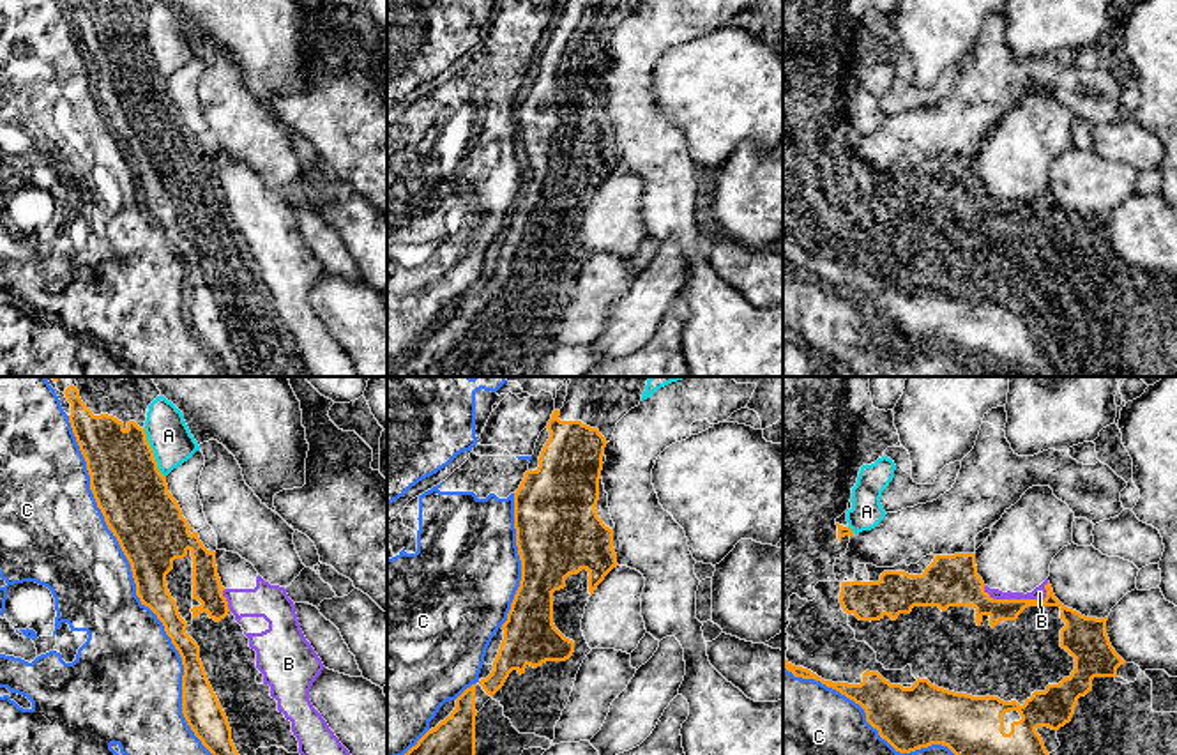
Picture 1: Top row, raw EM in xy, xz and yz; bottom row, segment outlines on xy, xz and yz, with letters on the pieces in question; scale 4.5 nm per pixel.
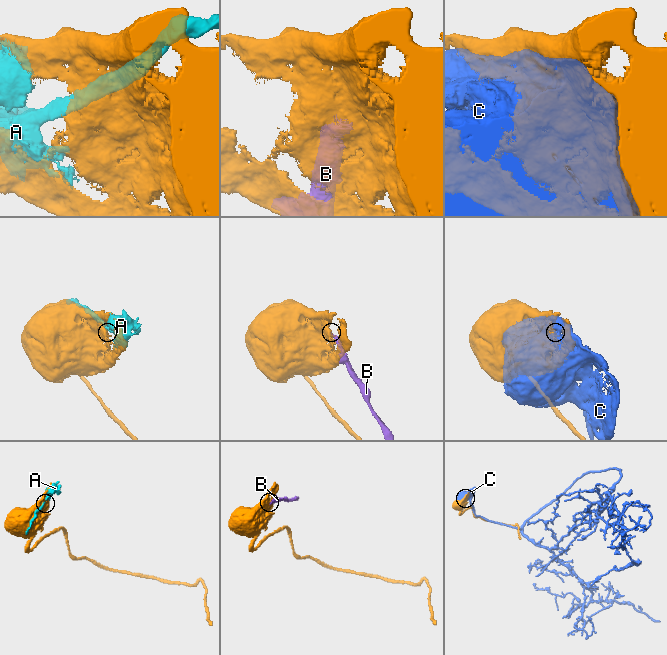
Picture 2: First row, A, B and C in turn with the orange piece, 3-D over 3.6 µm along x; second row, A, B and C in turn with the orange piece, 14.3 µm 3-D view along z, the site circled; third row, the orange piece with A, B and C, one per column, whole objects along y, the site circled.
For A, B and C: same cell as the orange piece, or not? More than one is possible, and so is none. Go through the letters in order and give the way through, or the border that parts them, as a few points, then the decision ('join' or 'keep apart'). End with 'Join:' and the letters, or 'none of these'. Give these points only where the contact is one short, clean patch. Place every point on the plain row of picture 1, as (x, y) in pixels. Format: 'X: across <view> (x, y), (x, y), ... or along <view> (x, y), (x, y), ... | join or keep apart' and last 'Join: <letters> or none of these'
A: keep apart
B: keep apart
C: keep apart
Join: none of these

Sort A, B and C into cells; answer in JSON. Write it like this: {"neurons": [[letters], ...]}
{"neurons": [["A"], ["B"], ["C"]]}

